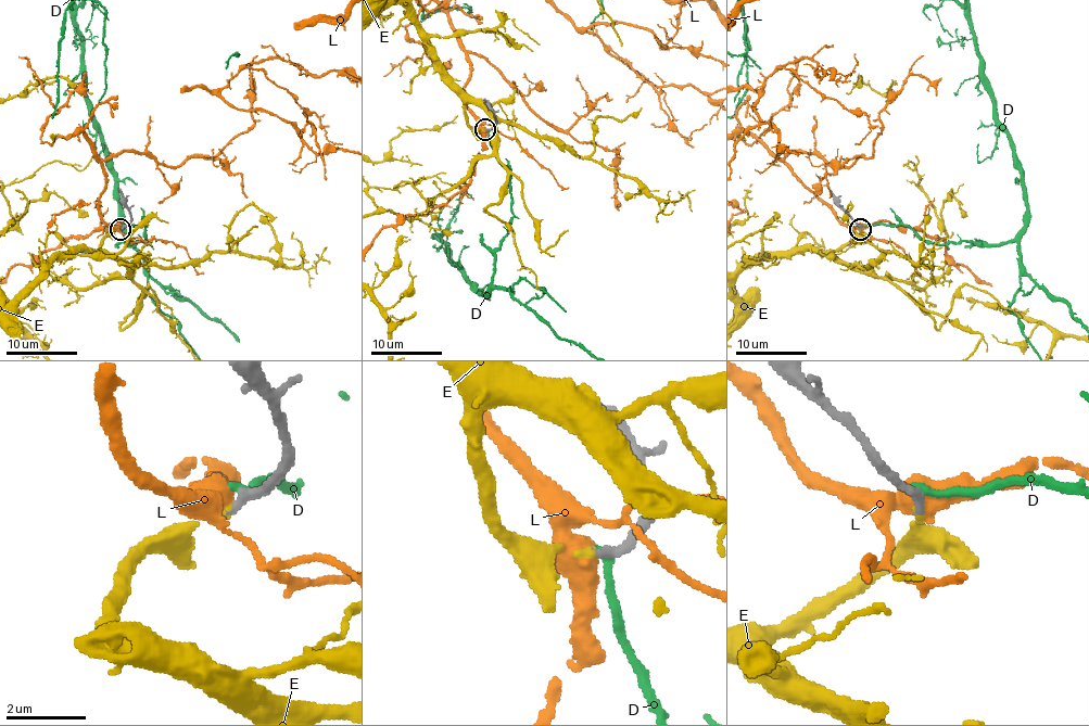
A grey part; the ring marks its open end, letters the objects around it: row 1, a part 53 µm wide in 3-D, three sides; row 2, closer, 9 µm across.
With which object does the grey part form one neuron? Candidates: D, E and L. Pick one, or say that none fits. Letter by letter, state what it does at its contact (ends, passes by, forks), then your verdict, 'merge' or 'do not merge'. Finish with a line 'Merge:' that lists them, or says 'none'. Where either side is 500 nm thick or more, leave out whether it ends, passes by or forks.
D: it ends | do not merge
E: it ends | merge
L: do not merge
Merge: E

